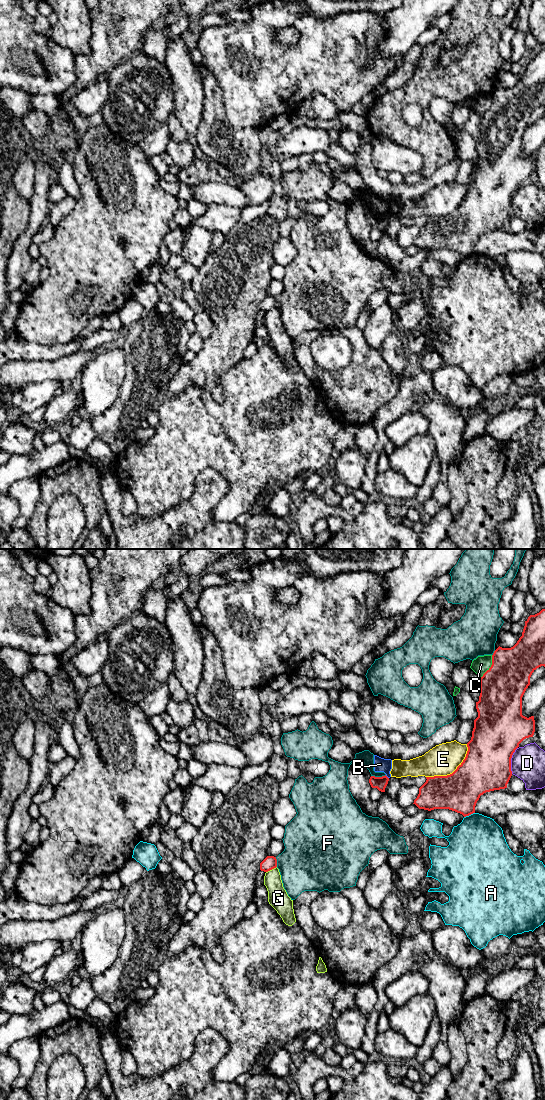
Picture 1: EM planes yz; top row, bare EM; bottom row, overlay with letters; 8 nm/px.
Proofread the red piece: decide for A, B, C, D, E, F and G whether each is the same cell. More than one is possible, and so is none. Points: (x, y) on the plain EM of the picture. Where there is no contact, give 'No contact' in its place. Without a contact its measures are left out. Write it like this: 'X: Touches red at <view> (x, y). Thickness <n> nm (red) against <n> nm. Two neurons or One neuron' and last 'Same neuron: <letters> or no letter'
A: Touches red at yz (469, 254). Thickness 320 nm (red) against 440 nm. Two neurons
B: Touches red at yz (387, 217). Thickness 100 nm (red) against 110 nm. Two neurons
C: Touches red at yz (490, 107). Thickness 360 nm (red) against 140 nm. Two neurons
D: Touches red at yz (510, 200). Thickness 400 nm (red) against 280 nm. Two neurons
E: Touches red at yz (454, 211). Thickness 380 nm (red) against 260 nm. Two neurons
F: Touches red at yz (378, 217). Thickness 100 nm (red) against 120 nm. Two neurons
G: Touches red at yz (271, 309). Thickness 110 nm (red) against 160 nm. Two neurons
Same neuron: no letter

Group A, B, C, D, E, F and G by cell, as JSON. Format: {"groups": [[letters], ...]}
{"groups": [["A"], ["B", "F"], ["C"], ["D"], ["E"], ["G"]]}

